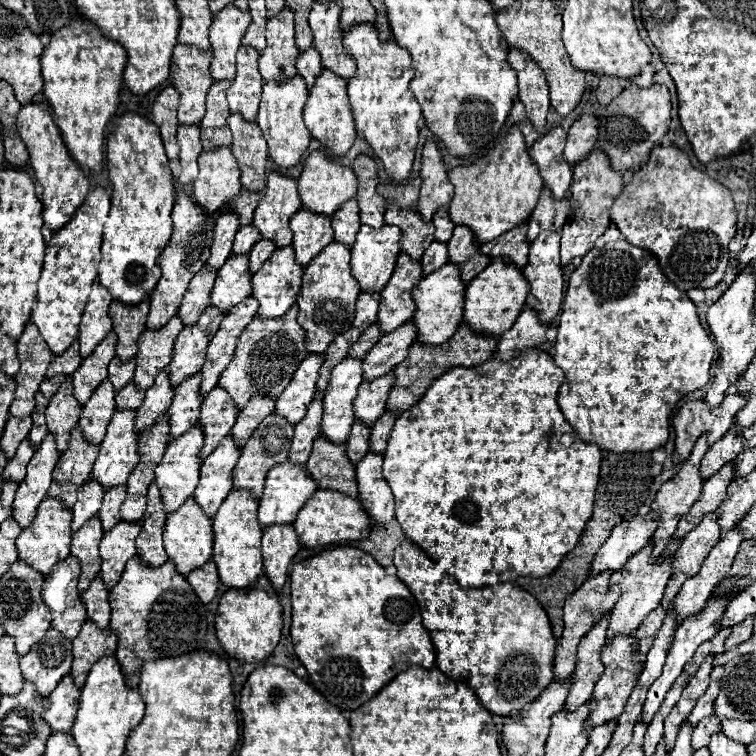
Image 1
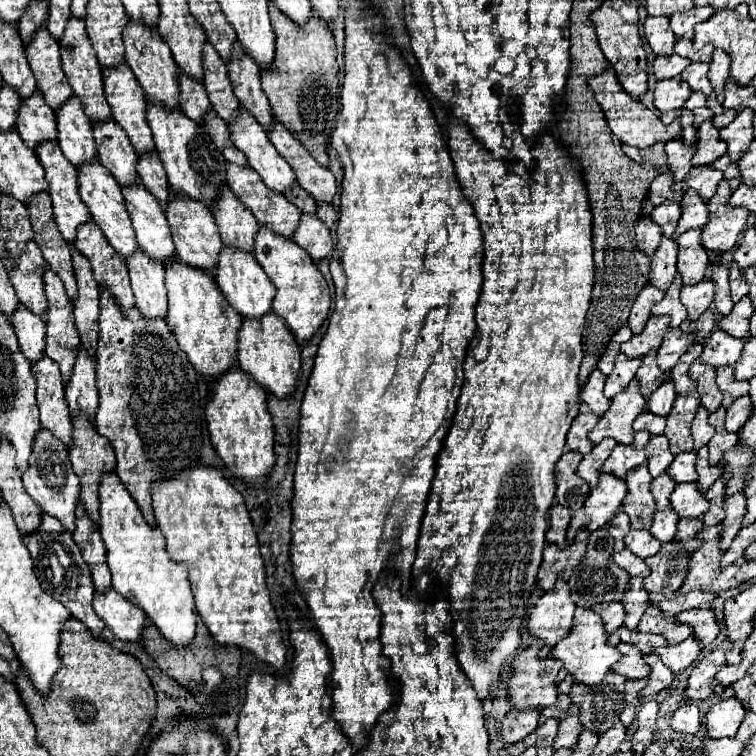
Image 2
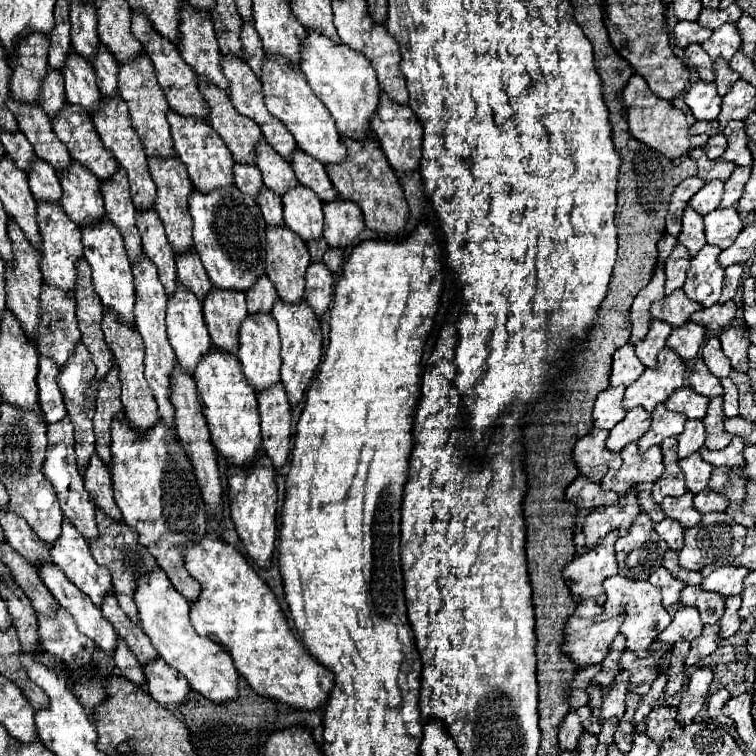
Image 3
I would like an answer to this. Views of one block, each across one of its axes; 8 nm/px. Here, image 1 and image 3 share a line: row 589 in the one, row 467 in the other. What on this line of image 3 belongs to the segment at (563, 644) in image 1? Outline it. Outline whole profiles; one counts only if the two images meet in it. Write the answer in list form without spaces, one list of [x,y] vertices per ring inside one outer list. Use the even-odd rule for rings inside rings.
[[[592,428],[586,436],[582,436],[574,446],[574,462],[580,468],[580,474],[590,478],[592,482],[600,482],[608,468],[620,468],[622,456],[618,452],[606,450],[604,442],[608,438],[608,430]]]

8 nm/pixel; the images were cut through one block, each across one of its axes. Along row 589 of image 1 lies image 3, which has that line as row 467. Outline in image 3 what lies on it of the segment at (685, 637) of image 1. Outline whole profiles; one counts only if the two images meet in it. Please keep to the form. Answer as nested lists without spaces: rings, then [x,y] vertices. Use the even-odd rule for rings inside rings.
[[[732,438],[732,444],[720,452],[710,452],[708,448],[700,448],[700,454],[706,458],[706,462],[710,462],[712,466],[744,466],[744,448],[746,444],[740,438]]]

